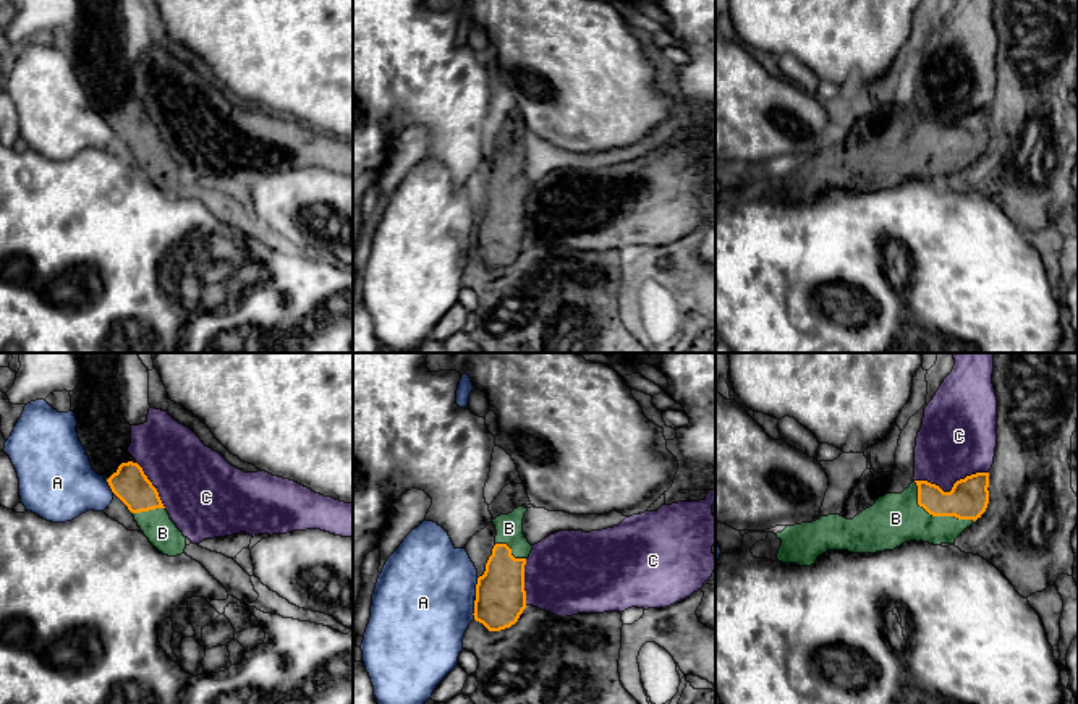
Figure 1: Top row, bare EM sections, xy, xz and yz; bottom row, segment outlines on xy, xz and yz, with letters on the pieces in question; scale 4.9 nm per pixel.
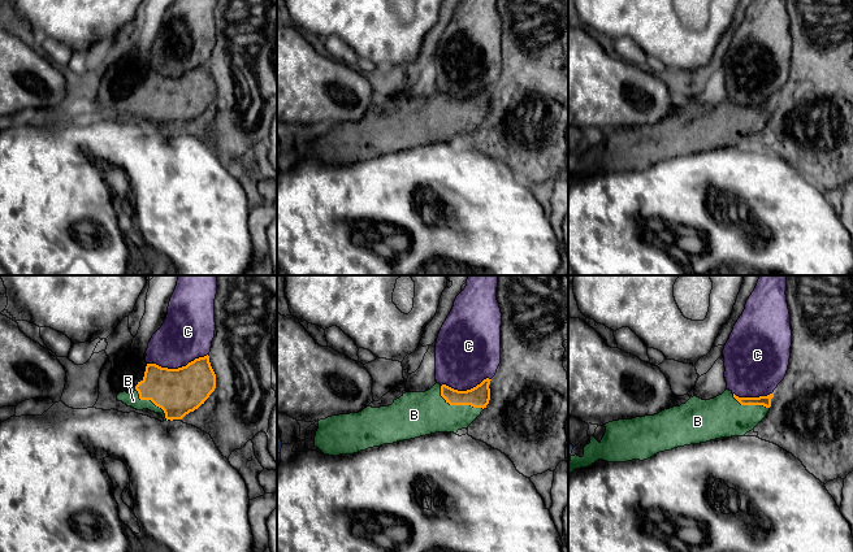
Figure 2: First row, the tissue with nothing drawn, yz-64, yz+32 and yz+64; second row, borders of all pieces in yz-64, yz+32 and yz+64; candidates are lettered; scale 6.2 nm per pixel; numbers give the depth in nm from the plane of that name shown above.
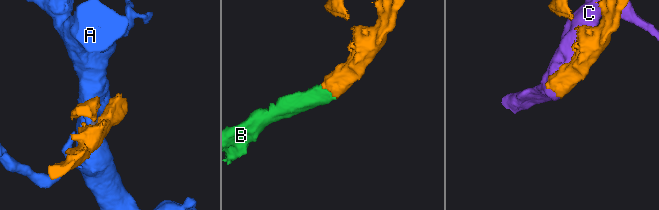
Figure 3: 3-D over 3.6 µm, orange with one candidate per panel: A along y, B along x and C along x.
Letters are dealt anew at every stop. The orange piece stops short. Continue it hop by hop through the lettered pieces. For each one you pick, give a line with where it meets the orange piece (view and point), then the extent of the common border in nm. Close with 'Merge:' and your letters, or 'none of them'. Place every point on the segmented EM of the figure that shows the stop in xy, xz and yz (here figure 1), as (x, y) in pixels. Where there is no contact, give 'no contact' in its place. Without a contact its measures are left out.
B: yz (934, 515) | 360 nm
Merge: B

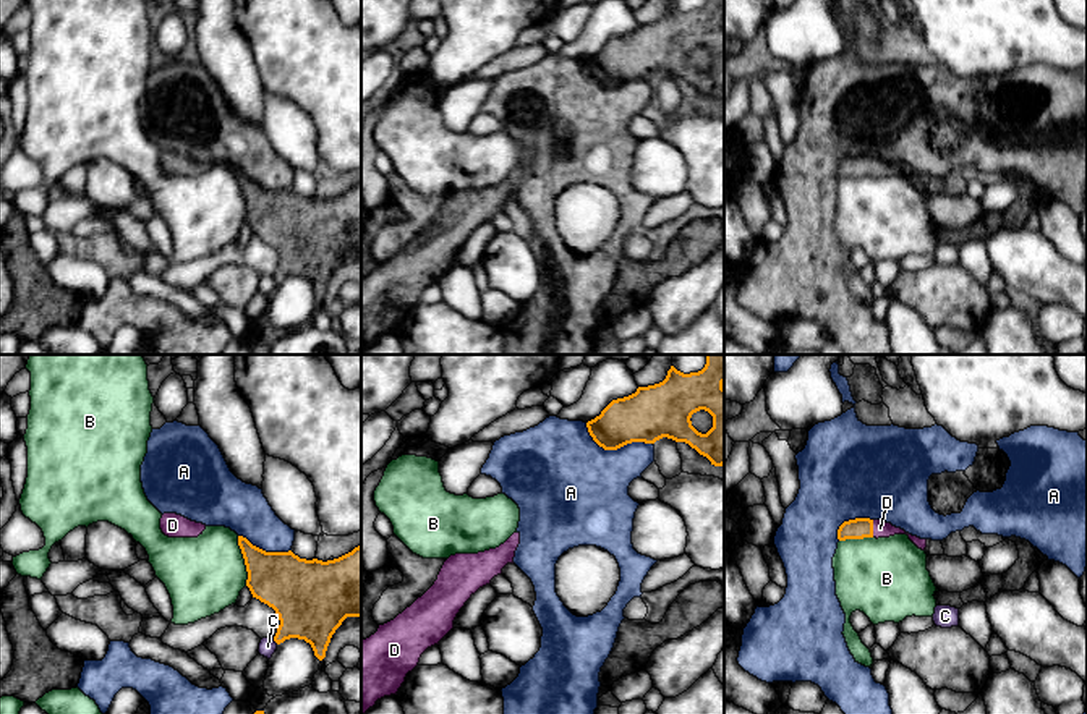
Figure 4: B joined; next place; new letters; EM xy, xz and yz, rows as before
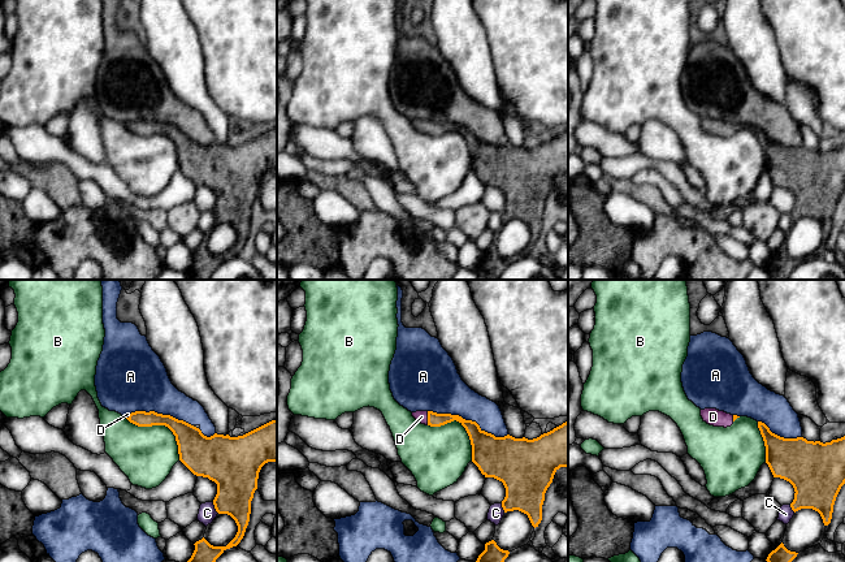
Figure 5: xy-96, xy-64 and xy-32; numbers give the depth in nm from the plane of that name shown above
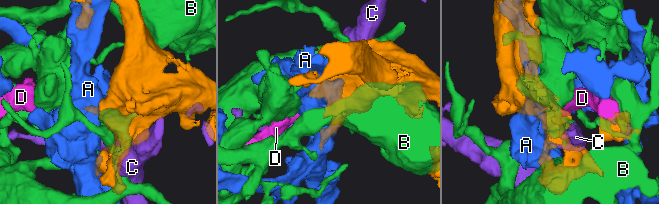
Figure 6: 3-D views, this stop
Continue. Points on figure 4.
D: yz (872, 528) | 90 nm
Merge: D

